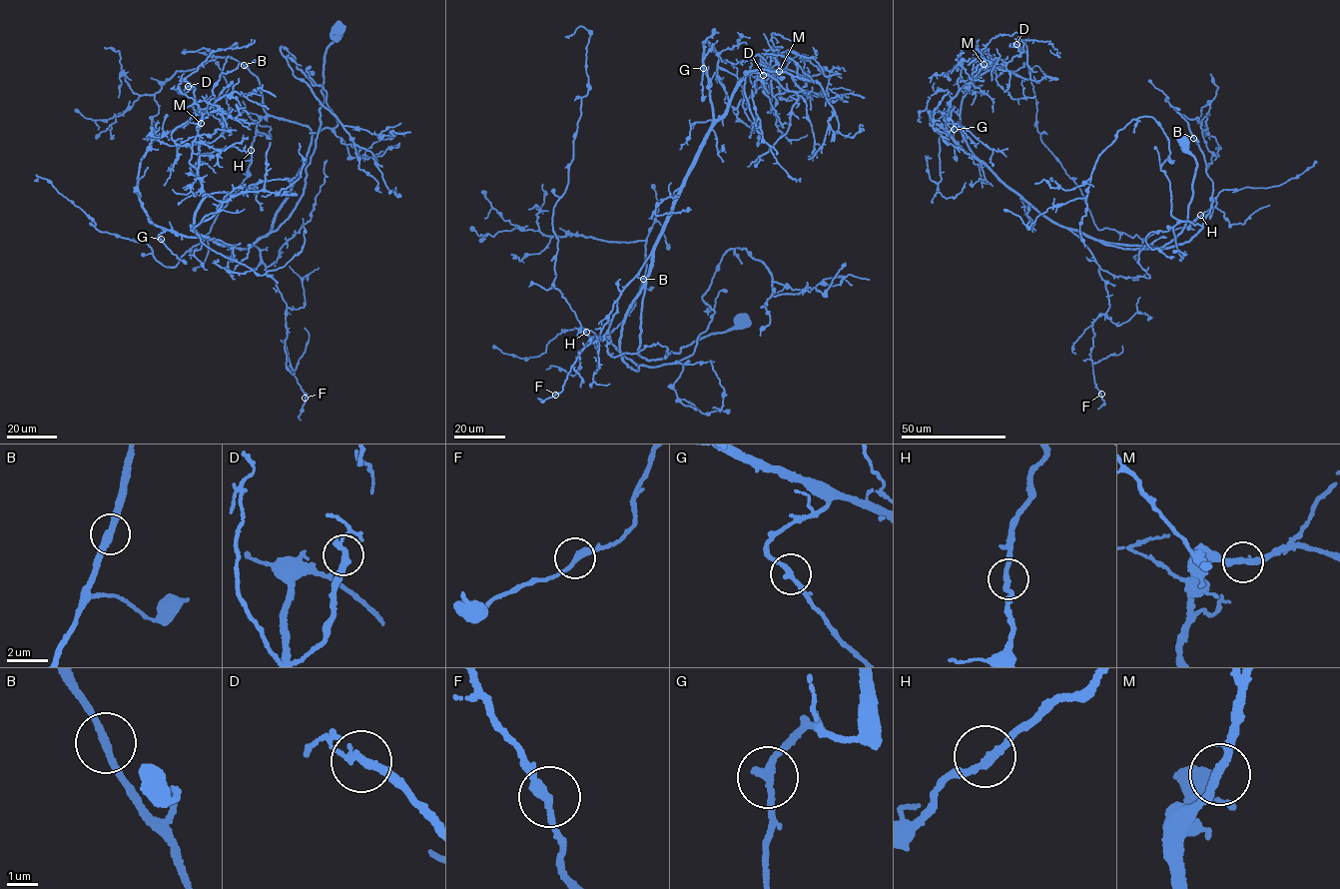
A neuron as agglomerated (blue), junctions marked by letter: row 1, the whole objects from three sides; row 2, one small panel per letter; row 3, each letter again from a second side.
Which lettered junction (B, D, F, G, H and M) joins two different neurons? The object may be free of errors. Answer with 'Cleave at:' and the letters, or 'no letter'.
Cleave at: no letter

